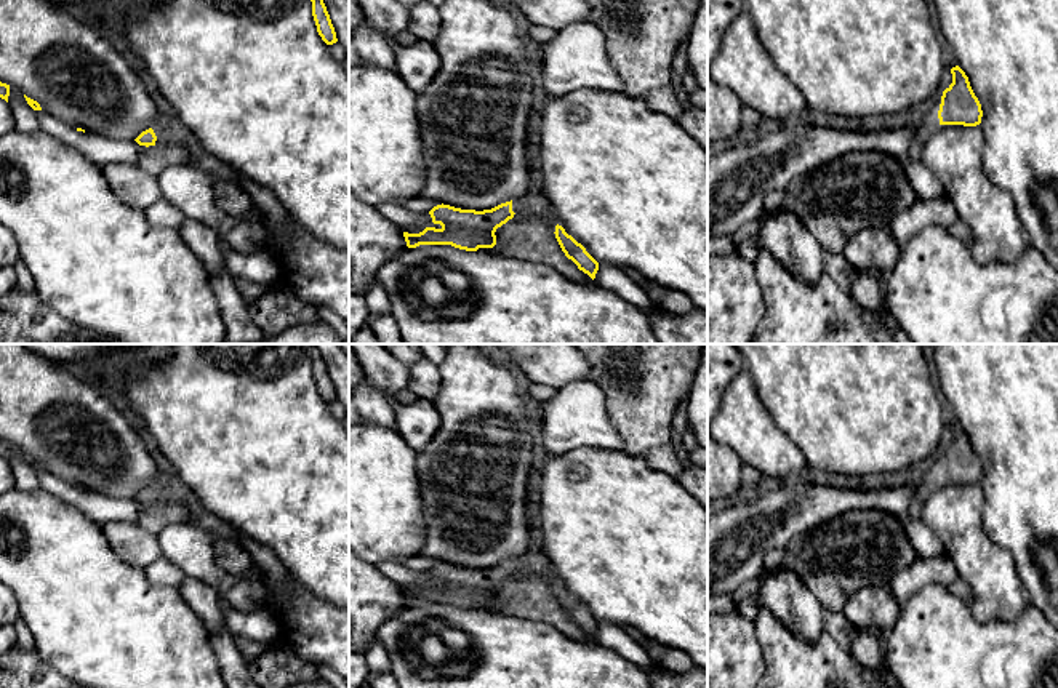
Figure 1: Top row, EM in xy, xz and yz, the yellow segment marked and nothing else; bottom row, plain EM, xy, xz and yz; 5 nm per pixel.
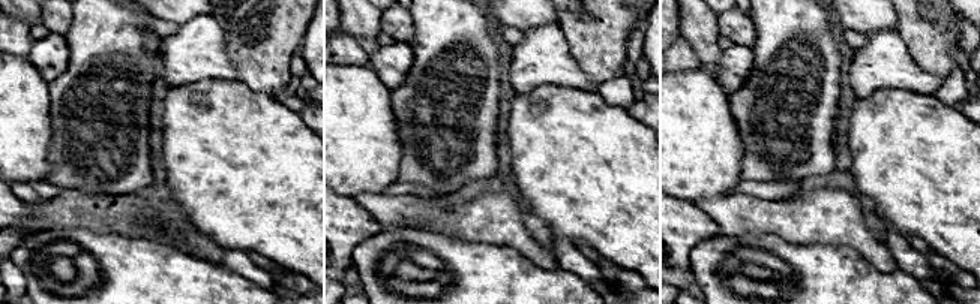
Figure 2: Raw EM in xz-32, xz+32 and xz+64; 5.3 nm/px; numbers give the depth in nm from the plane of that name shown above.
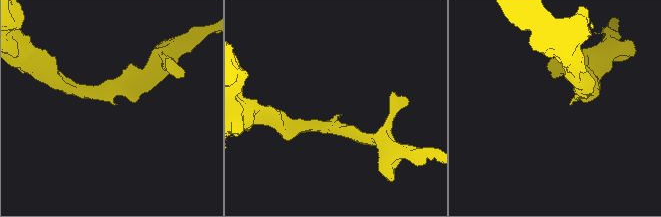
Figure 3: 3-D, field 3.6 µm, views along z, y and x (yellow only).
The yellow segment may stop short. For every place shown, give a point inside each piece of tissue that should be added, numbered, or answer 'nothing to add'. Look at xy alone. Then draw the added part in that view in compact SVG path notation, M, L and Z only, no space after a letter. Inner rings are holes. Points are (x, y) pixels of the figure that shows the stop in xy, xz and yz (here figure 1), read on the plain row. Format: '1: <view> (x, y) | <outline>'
1: xy (172, 488) | M162 474L152 485L157 499L155 502L184 502L189 509L189 523L200 525L210 530L216 539L222 538L238 544L240 533L234 530L226 520L218 518L208 512L197 499L197 496L186 486L186 483L174 475Z

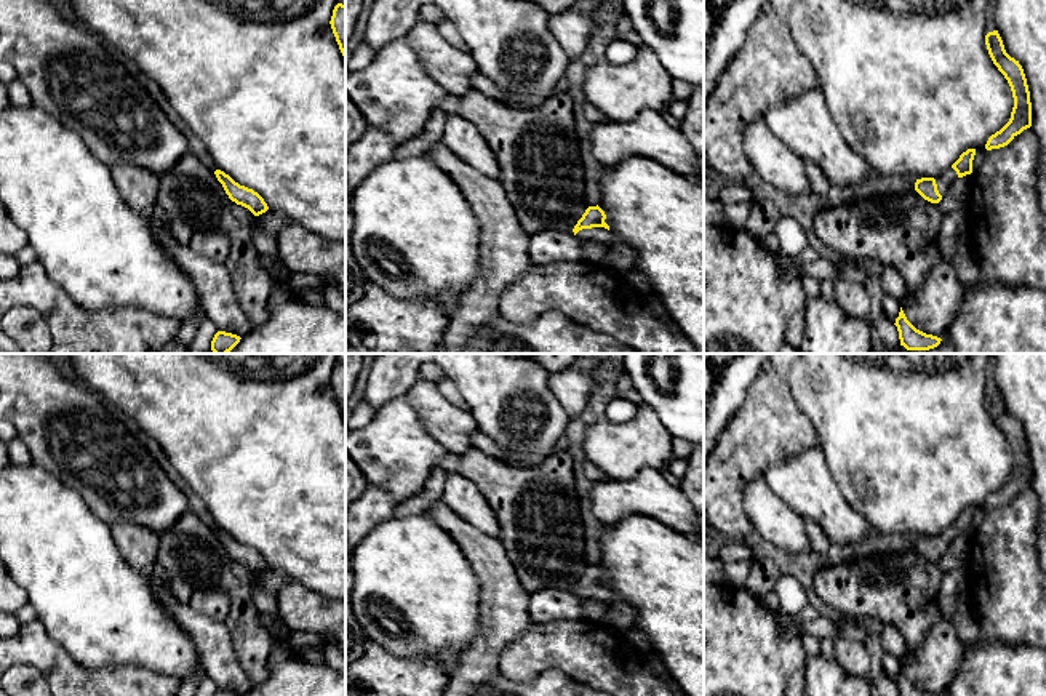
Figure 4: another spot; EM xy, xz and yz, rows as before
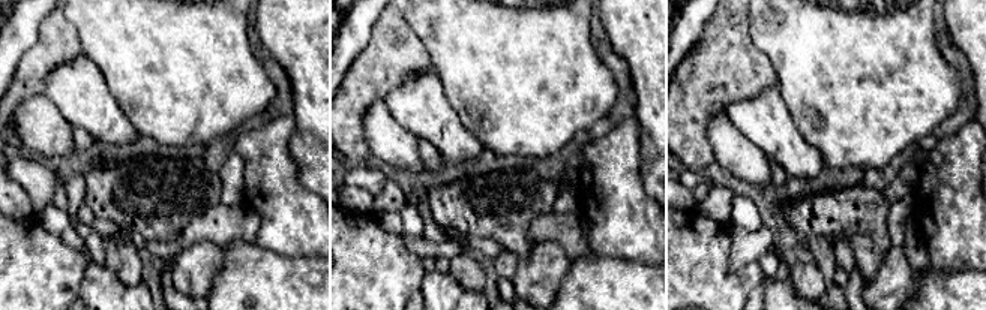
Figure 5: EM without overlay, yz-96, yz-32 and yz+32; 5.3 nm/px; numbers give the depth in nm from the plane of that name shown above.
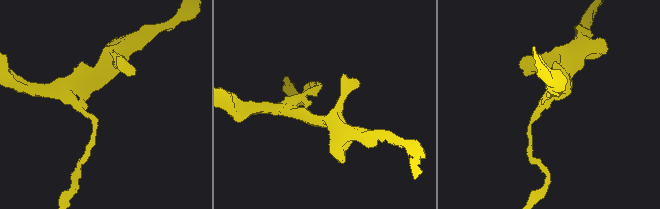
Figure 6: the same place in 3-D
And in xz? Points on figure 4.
1: xz (600, 594) | M592 586L592 587L582 587L576 592L576 595L585 603L585 602L598 602L603 605L611 605L616 600L616 595L613 590L609 590L605 586Z

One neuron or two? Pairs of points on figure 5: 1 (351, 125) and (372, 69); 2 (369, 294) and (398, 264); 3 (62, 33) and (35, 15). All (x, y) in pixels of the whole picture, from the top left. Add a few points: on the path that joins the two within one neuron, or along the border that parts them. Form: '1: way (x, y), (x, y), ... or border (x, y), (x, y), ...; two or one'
1: way (351, 111), (351, 99), (365, 83); one
2: way (375, 286), (390, 271); one
3: border (47, 15), (41, 26), (39, 38), (26, 51); two

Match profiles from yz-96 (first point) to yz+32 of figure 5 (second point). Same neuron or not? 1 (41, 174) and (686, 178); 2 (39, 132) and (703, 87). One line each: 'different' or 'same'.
1: same
2: different

